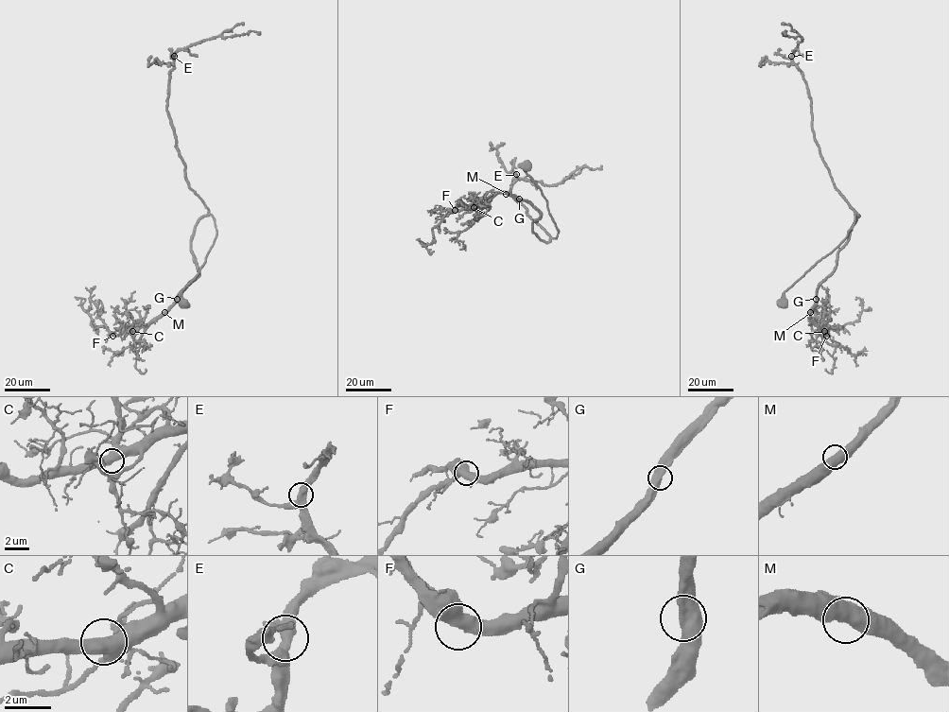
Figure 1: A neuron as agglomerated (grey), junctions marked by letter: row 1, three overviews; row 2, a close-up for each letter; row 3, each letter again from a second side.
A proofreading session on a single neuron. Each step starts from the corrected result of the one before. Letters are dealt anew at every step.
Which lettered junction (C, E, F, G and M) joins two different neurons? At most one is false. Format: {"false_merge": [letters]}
{"false_merge": []}

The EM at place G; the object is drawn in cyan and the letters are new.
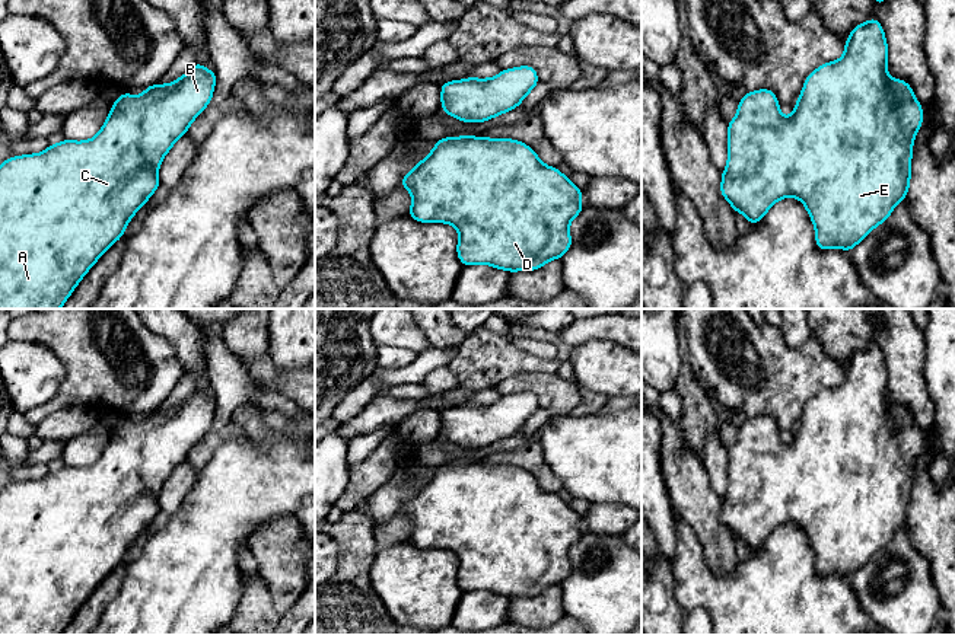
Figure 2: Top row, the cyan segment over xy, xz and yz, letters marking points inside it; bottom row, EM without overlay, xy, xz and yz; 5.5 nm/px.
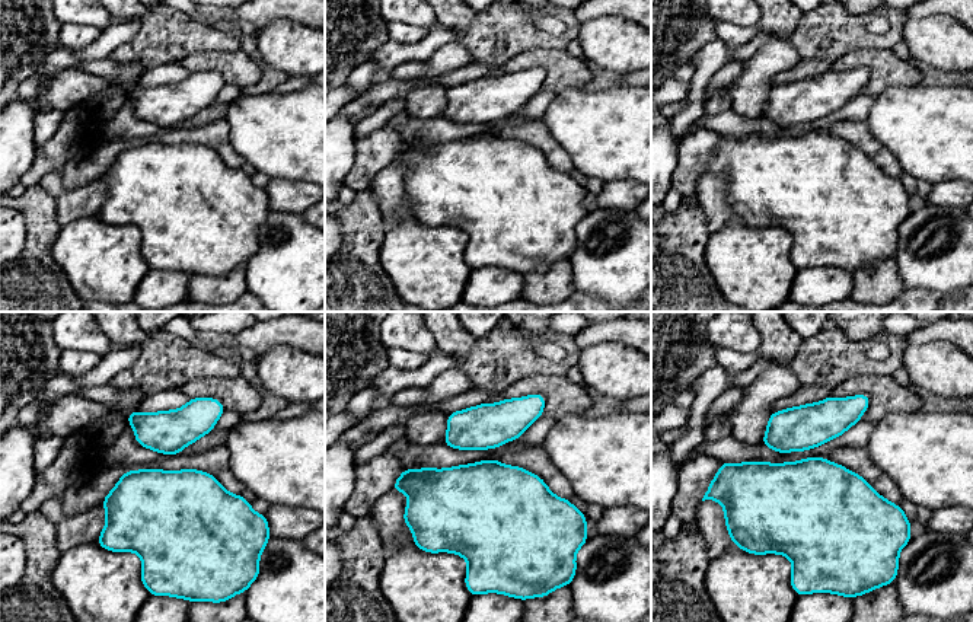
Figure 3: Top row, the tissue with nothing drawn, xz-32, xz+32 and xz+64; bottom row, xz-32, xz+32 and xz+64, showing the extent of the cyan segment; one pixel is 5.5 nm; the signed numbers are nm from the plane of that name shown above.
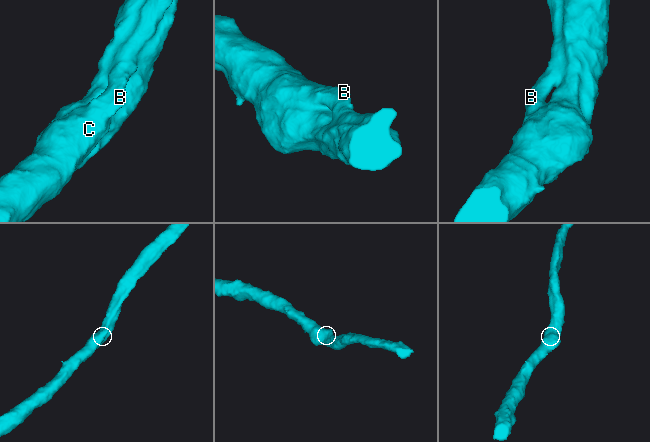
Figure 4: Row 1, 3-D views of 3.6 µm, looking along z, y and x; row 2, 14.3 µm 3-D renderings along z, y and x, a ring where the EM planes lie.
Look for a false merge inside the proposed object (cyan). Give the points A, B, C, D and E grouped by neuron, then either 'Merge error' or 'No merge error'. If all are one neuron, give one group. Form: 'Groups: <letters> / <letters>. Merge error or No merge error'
Groups: A B C D E. No merge error

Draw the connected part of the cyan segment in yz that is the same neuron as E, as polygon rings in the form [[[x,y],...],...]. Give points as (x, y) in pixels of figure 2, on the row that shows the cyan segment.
[[[876,17],[854,26],[844,45],[846,50],[840,60],[824,63],[811,74],[808,74],[790,117],[781,117],[777,96],[770,89],[747,92],[747,95],[739,100],[736,117],[728,122],[728,165],[722,172],[720,195],[729,201],[733,211],[744,214],[749,224],[760,223],[774,202],[787,197],[795,197],[803,202],[814,223],[816,246],[821,251],[838,248],[850,252],[876,226],[888,220],[889,214],[894,211],[894,207],[900,201],[905,200],[911,178],[913,143],[923,124],[923,108],[921,103],[914,98],[913,89],[905,80],[888,77],[888,44],[885,32]]]

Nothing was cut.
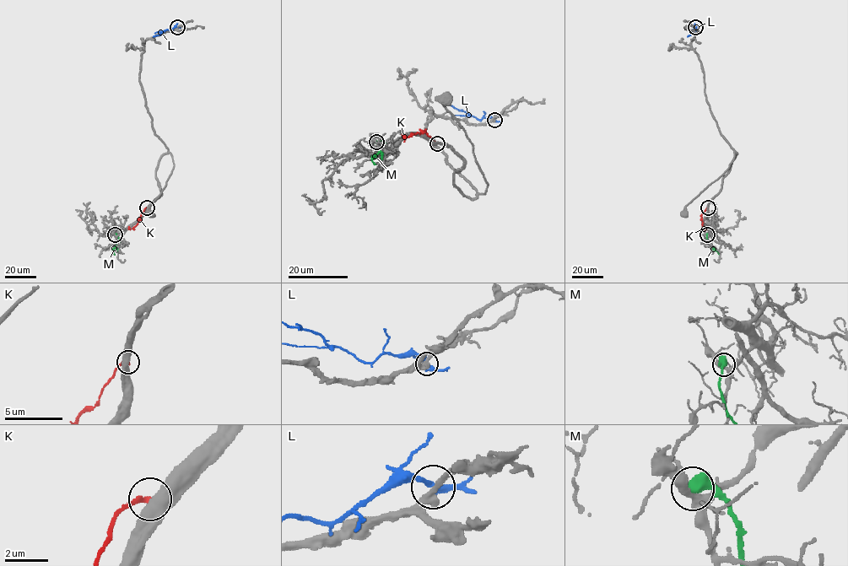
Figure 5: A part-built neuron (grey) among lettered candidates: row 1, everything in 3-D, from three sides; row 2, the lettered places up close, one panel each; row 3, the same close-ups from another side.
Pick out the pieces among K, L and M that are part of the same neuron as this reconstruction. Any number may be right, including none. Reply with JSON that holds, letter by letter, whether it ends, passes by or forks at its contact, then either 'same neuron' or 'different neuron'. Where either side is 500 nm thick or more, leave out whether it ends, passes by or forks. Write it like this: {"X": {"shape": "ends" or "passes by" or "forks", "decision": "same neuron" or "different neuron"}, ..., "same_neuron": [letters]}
{"K": {"decision": "different neuron"}, "L": {"shape": "passes by", "decision": "different neuron"}, "M": {"decision": "different neuron"}, "same_neuron": []}

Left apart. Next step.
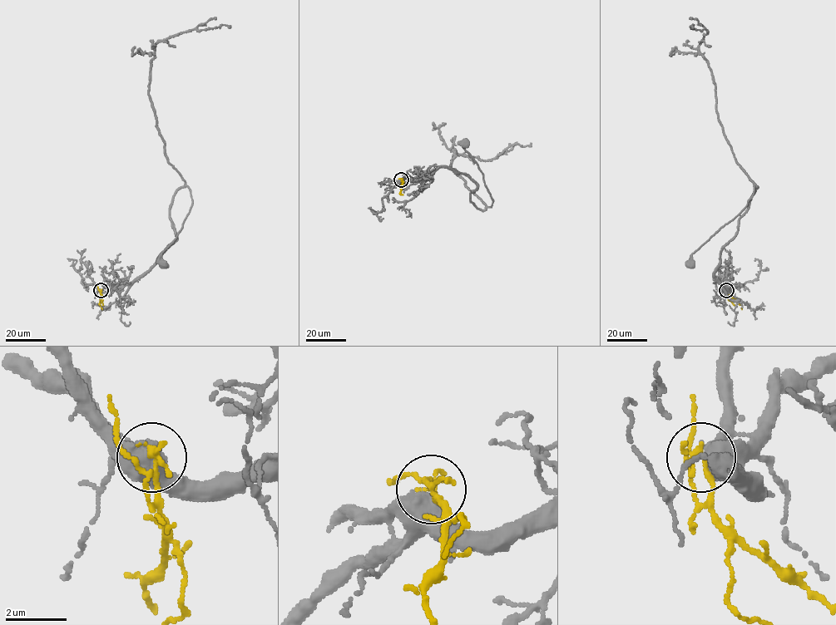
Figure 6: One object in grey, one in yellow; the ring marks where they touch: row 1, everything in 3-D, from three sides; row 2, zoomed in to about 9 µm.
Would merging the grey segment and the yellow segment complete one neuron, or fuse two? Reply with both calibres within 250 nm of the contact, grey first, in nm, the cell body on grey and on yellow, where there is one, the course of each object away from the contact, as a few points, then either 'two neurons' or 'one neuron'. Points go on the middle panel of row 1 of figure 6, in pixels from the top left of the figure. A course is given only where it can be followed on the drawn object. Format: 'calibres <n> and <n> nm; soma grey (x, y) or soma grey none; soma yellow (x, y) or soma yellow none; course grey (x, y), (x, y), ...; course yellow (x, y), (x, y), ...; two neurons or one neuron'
calibres 700 and 260 nm; soma grey (464, 143); soma yellow none; course grey (401, 179), (418, 180), (448, 167), (477, 185), (471, 193), (474, 205), (490, 207), (482, 173), (465, 144); course yellow (401, 179), (400, 194), (403, 194); one neuron

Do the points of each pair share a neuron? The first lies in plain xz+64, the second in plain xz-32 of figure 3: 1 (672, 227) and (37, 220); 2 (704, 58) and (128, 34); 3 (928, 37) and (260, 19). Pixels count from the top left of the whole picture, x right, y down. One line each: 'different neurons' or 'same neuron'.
1: same neuron
2: same neuron
3: different neurons

